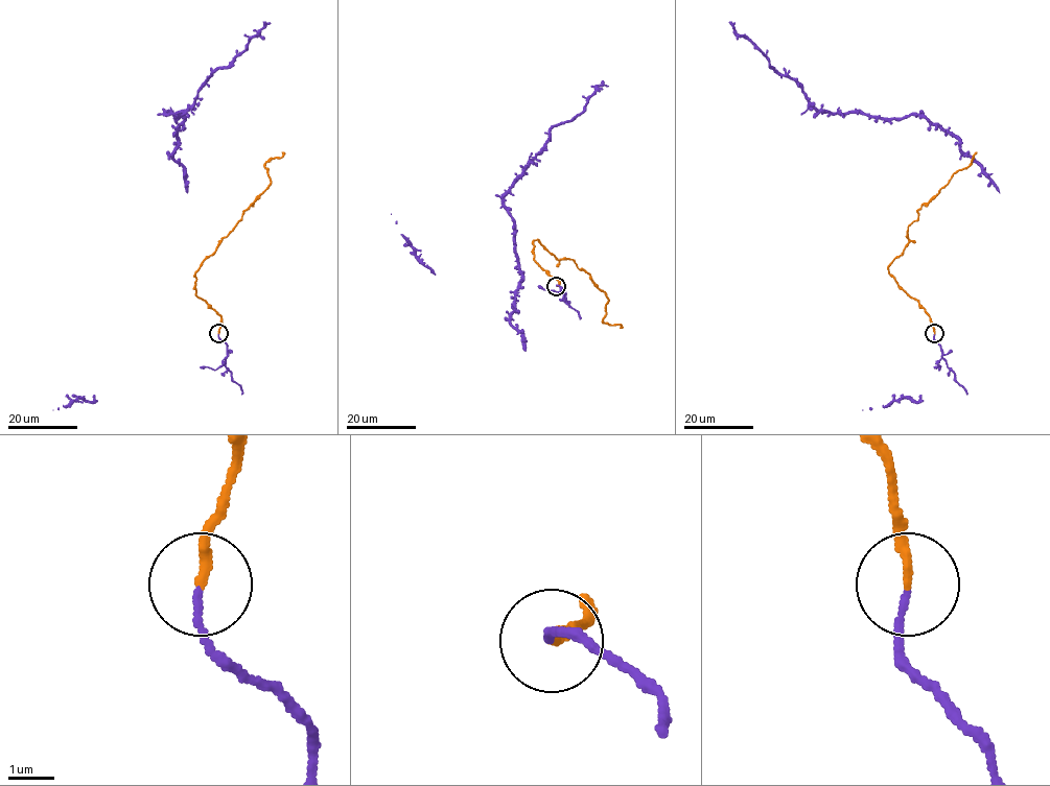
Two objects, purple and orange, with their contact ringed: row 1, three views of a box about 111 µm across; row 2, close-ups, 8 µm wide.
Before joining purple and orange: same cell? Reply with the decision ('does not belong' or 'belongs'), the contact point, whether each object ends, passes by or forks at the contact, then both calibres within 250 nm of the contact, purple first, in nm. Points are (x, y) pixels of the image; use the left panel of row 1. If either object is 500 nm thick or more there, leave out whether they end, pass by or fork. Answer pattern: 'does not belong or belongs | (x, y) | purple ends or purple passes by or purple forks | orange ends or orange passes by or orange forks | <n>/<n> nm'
belongs | (218, 333) | purple ends | orange ends | 120/200 nm

